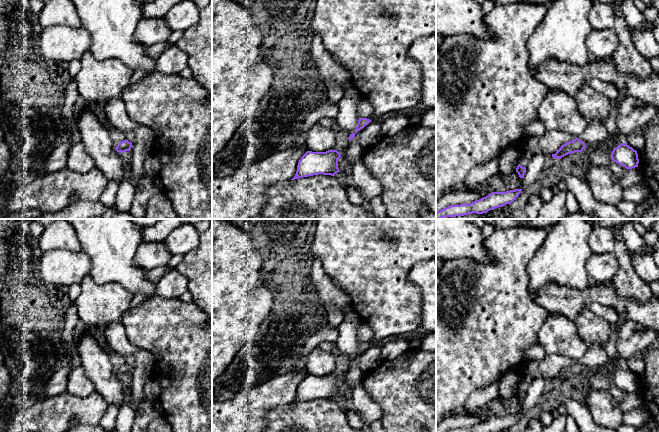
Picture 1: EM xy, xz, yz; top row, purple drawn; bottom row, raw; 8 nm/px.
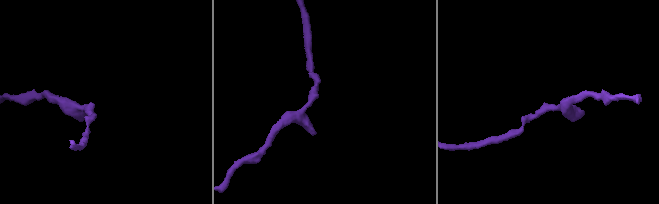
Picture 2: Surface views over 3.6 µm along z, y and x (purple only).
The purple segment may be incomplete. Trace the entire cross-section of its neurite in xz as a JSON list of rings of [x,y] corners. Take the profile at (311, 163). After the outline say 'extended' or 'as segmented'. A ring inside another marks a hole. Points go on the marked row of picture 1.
[[[332,149],[326,152],[307,151],[299,160],[296,174],[291,180],[319,174],[334,176],[340,172],[338,168],[340,157],[341,154]]] | as segmented

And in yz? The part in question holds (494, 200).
[[[515,189],[506,192],[492,192],[470,204],[450,205],[436,212],[436,219],[444,217],[464,216],[472,213],[483,214],[488,211],[511,204],[521,193],[522,189]]] | as segmented

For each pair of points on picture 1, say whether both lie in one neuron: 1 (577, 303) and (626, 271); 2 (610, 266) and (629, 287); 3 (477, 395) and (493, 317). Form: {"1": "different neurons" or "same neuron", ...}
{"1": "different neurons", "2": "different neurons", "3": "different neurons"}

